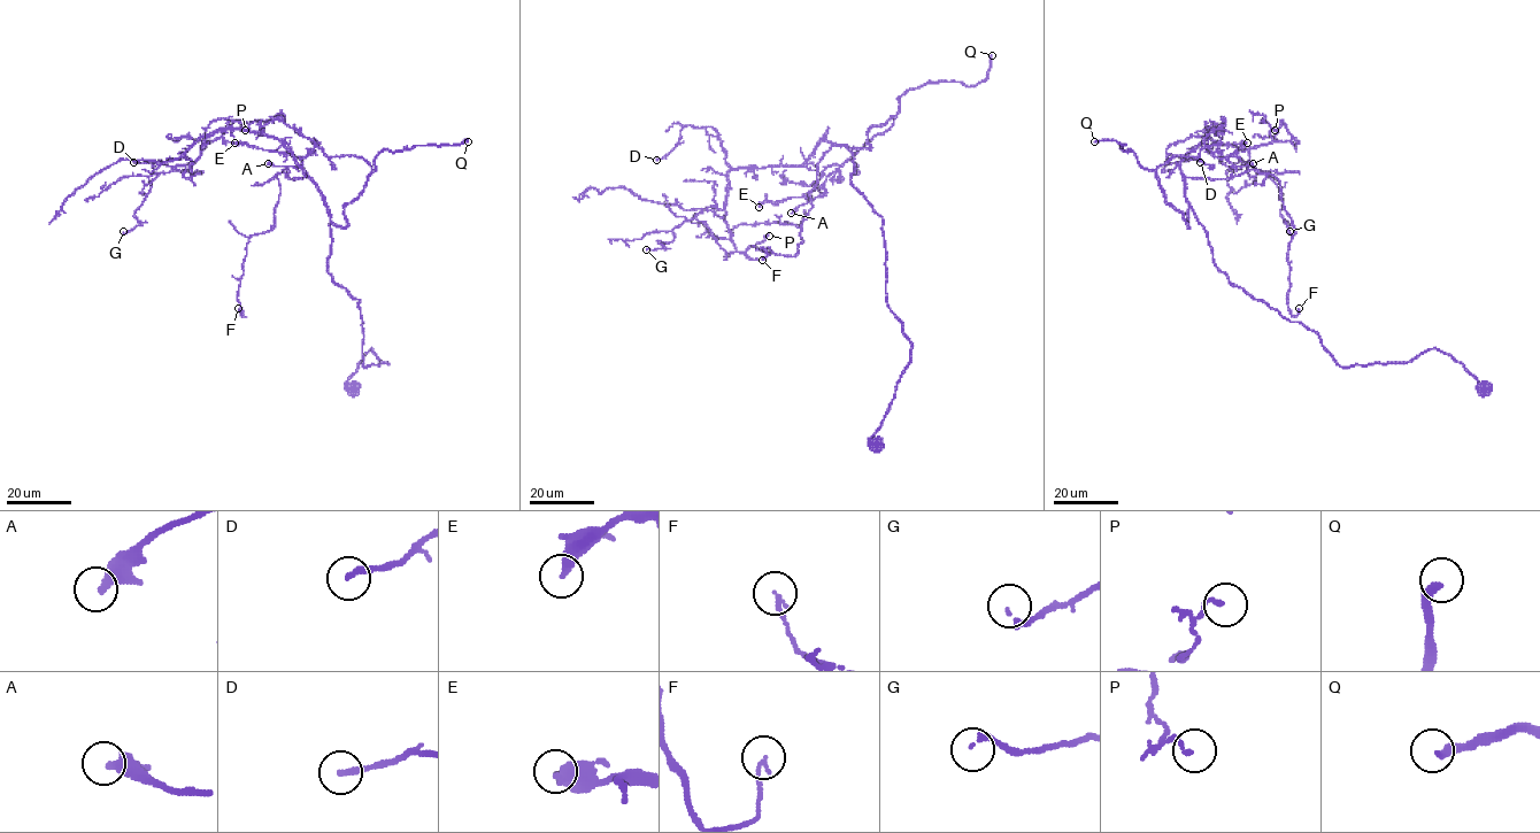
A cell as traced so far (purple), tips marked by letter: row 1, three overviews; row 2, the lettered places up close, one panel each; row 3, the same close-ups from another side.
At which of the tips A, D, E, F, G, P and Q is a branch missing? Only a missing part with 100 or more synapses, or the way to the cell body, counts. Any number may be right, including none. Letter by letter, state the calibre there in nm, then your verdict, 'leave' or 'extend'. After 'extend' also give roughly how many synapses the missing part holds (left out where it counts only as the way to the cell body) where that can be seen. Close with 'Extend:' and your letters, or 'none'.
A: 340 nm thick; leave
D: 200 nm thick; leave
E: 320 nm thick; leave
F: 150 nm thick; leave
G: 140 nm thick; leave
P: 130 nm thick; leave
Q: 280 nm thick; extend; about 250 synapses
Extend: Q

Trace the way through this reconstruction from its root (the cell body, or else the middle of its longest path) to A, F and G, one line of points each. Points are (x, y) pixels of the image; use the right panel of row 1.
A: (1484, 388), (1437, 349), (1341, 367), (1315, 332), (1232, 284), (1156, 170), (1208, 146), (1253, 163)
F: (1484, 388), (1437, 349), (1341, 367), (1217, 268), (1186, 178), (1279, 180), (1299, 308)
G: (1484, 388), (1437, 349), (1341, 367), (1315, 332), (1232, 284), (1180, 170), (1207, 130), (1270, 177), (1290, 231)

